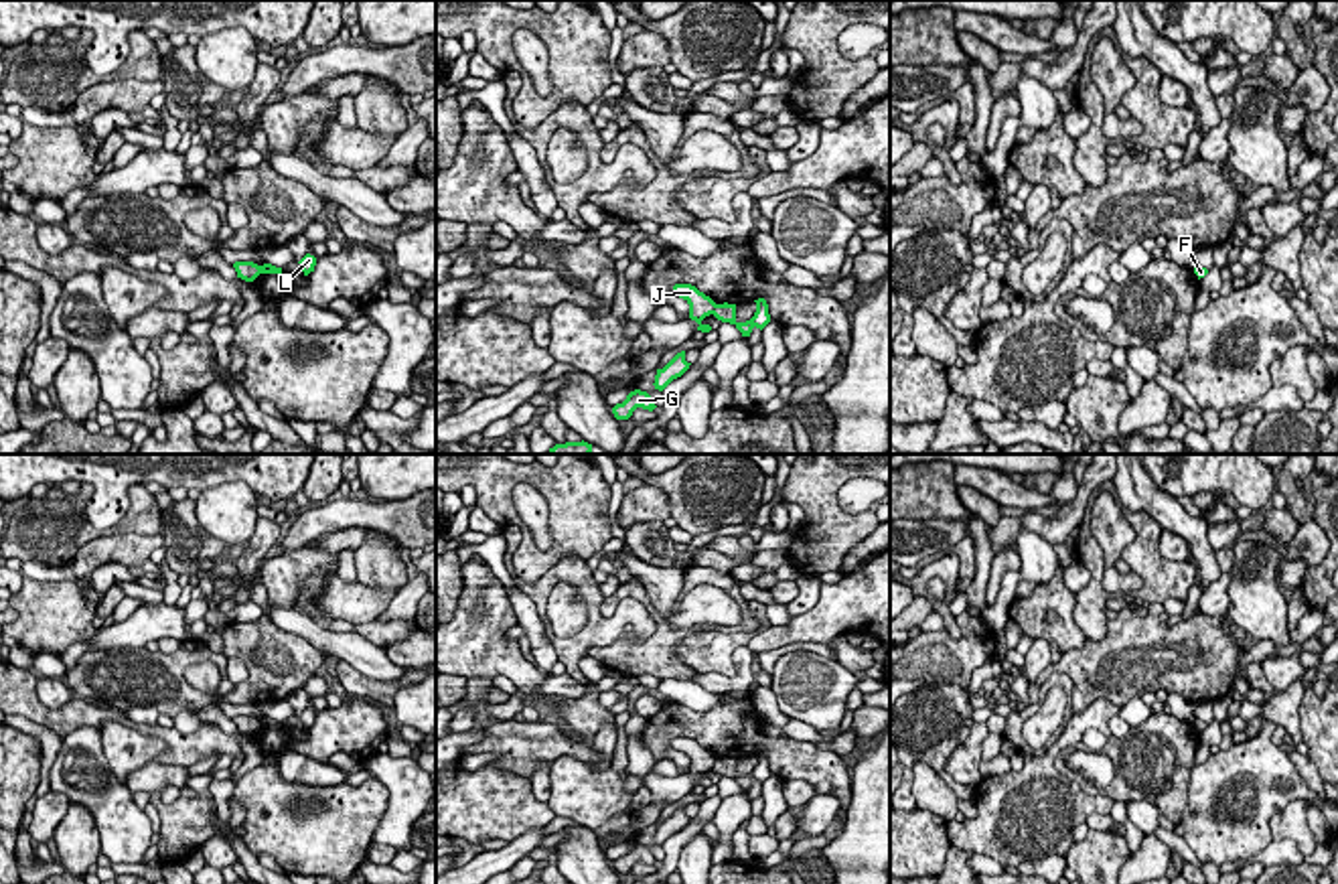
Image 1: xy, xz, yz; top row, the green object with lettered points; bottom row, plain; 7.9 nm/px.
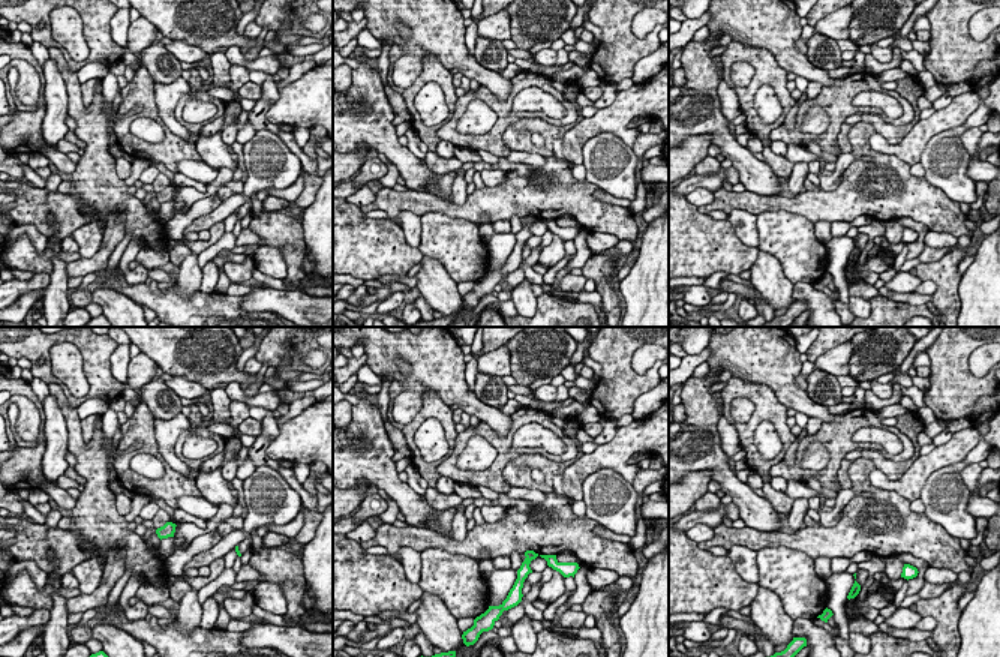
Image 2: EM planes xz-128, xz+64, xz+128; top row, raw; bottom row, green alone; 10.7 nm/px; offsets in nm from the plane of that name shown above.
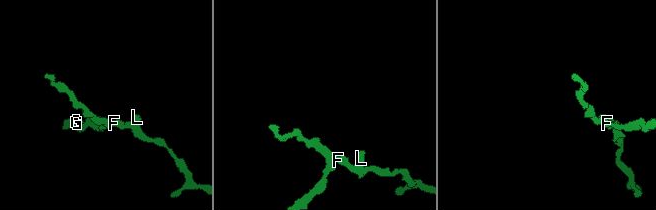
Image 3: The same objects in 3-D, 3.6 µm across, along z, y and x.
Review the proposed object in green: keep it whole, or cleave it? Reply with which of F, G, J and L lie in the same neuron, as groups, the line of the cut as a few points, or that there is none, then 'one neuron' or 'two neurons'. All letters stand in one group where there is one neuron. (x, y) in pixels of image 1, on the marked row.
F L / G J; cut in xz along (716, 305), (712, 313); two neurons

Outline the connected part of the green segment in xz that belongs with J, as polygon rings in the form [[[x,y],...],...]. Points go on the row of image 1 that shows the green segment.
[[[675,284],[673,294],[689,304],[689,318],[699,324],[697,330],[710,333],[712,326],[701,320],[714,314],[716,302],[691,284]]]

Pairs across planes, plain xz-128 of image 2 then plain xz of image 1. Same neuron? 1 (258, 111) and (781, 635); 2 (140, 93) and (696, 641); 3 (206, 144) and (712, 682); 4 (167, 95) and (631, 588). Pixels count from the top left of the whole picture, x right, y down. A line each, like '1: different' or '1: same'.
1: different
2: different
3: different
4: different

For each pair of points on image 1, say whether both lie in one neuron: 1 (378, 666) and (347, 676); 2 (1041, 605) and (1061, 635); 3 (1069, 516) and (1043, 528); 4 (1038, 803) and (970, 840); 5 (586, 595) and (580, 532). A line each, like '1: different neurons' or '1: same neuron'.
1: different neurons
2: same neuron
3: same neuron
4: same neuron
5: different neurons

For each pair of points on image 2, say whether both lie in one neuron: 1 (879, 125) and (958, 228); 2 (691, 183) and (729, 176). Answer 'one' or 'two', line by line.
1: two
2: one

